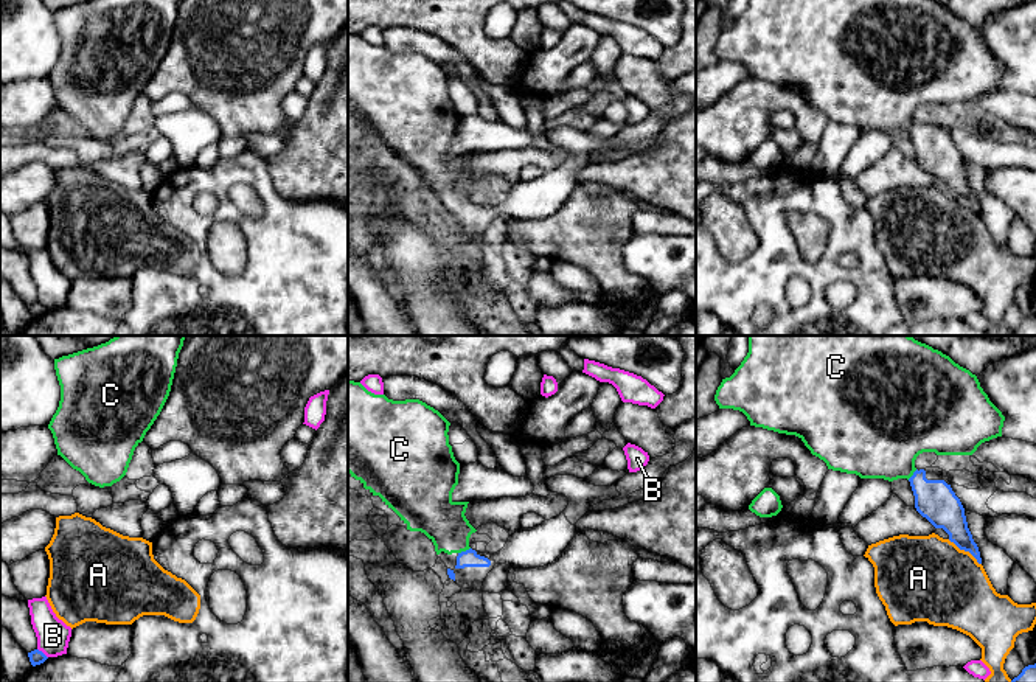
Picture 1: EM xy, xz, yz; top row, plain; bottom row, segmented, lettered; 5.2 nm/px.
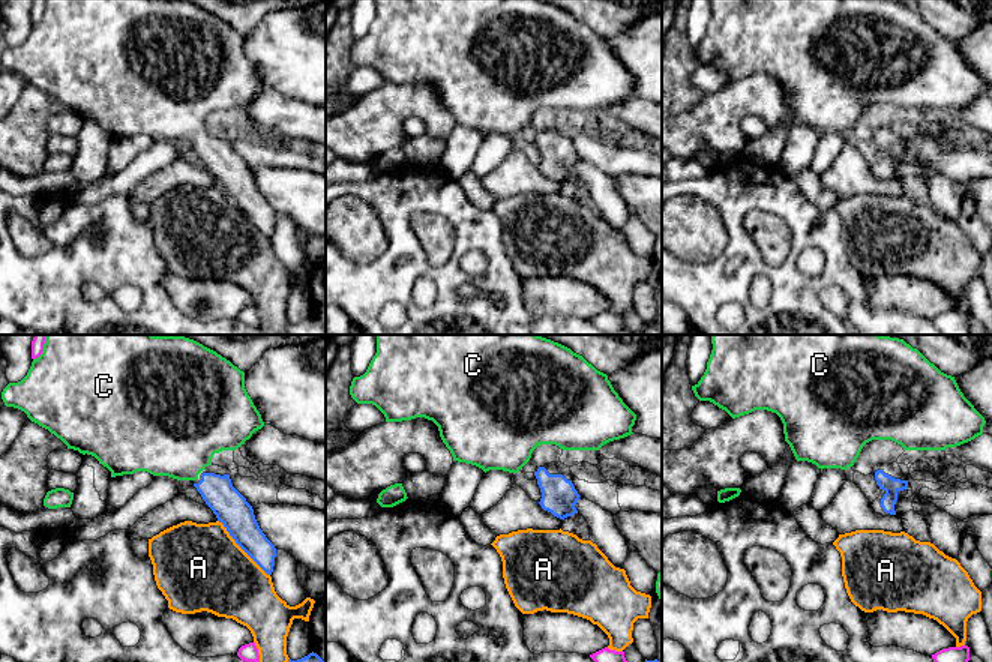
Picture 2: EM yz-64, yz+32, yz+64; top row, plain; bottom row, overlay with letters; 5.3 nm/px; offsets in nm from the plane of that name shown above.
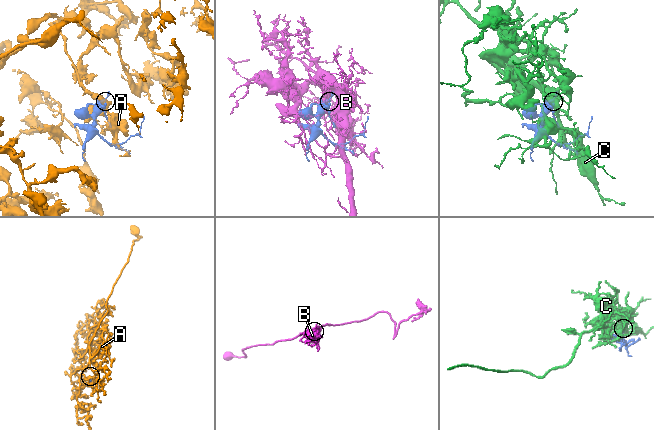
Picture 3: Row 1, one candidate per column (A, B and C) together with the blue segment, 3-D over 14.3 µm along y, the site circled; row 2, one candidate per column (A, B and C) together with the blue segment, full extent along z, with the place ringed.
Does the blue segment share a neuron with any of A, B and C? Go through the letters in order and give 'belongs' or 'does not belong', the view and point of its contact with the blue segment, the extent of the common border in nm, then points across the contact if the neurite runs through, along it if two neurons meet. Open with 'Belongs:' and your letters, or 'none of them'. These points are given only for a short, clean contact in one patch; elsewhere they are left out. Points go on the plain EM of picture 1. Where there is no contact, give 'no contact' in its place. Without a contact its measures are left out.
Belongs: C
A: does not belong; meets blue in yz at (965, 202); contact 220 nm long
B: does not belong; meets blue in xy at (42, 305); contact 80 nm long
C: belongs; meets blue in xz at (463, 204); contact 70 nm long; runs through xz (469, 210), (463, 204), (443, 173)

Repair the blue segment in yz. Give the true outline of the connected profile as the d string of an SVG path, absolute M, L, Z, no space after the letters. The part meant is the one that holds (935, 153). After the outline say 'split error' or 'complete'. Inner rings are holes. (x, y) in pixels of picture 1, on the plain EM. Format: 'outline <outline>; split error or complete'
outline M749 0L735 25L722 31L714 53L719 61L742 64L750 78L798 89L828 121L860 130L907 130L916 163L935 180L943 180L951 194L982 216L965 160L951 137L944 132L927 132L926 123L915 120L915 112L923 104L972 107L982 95L1002 89L1005 68L989 53L977 28L949 8L933 0Z; split error

